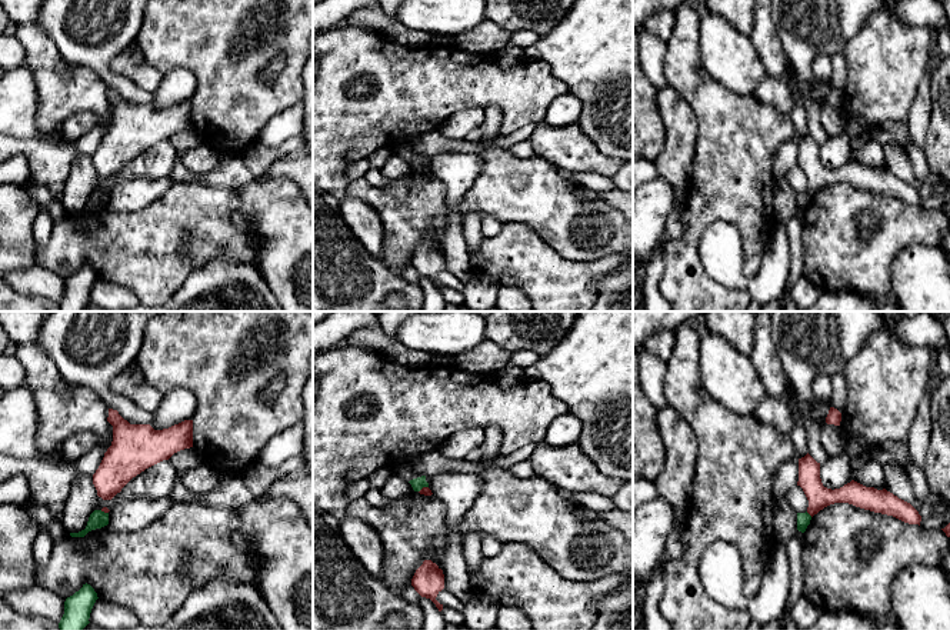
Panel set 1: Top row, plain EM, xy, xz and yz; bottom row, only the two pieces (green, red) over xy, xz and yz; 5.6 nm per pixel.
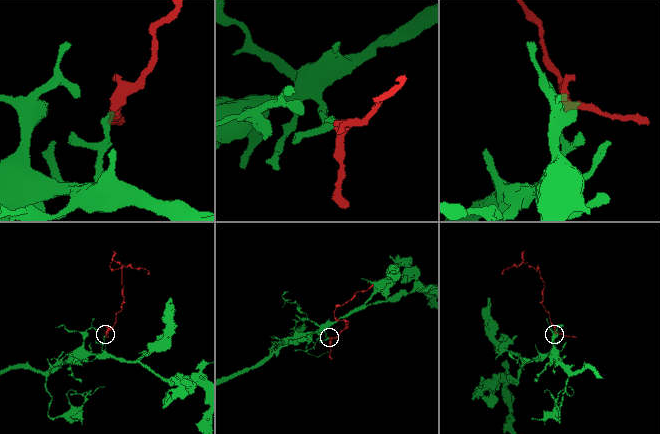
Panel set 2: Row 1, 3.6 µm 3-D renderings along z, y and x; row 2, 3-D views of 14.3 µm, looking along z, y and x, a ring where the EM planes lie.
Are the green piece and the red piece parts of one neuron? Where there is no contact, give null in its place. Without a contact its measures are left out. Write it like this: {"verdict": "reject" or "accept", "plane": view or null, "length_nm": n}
{"verdict": "reject", "plane": "yz", "length_nm": 50}

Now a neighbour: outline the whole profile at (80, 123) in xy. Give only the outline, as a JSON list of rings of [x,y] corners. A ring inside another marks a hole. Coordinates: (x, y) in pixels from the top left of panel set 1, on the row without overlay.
[[[80,111],[69,117],[61,129],[67,141],[76,141],[89,133],[97,123],[99,117],[91,111]]]

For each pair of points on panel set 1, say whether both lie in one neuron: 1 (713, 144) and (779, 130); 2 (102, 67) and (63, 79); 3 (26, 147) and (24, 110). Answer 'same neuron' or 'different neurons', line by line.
1: same neuron
2: different neurons
3: different neurons

